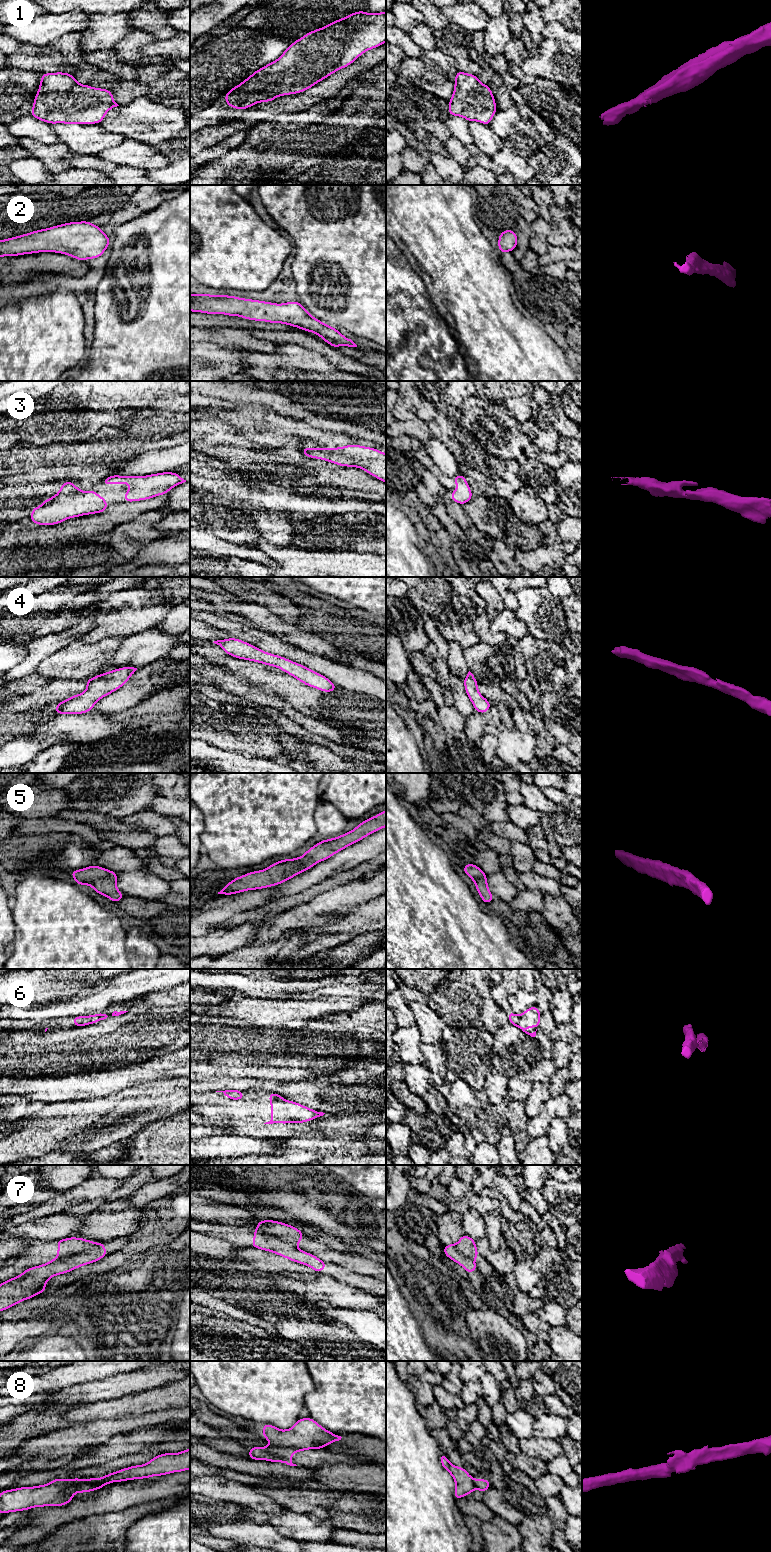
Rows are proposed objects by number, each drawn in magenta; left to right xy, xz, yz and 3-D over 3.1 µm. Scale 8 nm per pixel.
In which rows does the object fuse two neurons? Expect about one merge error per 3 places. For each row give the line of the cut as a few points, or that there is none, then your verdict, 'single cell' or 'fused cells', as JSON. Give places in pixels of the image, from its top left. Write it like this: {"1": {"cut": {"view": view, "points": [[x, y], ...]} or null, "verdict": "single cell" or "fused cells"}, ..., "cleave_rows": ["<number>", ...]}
{"1": {"cut": null, "verdict": "single cell"}, "2": {"cut": null, "verdict": "single cell"}, "3": {"cut": null, "verdict": "single cell"}, "4": {"cut": null, "verdict": "single cell"}, "5": {"cut": null, "verdict": "single cell"}, "6": {"cut": {"view": "xy", "points": [[83, 1016], [83, 1019], [76, 1026]]}, "verdict": "fused cells"}, "7": {"cut": {"view": "xz", "points": [[254, 1231], [281, 1237], [295, 1246]]}, "verdict": "fused cells"}, "8": {"cut": {"view": "xy", "points": [[103, 1480], [100, 1483], [82, 1483], [72, 1493]]}, "verdict": "fused cells"}, "cleave_rows": ["6", "7", "8"]}

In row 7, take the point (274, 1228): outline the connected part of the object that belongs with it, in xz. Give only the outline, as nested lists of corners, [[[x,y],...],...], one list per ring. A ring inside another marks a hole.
[[[259,1220],[253,1232],[282,1238],[293,1245],[298,1245],[303,1239],[303,1232],[289,1224],[275,1220]]]

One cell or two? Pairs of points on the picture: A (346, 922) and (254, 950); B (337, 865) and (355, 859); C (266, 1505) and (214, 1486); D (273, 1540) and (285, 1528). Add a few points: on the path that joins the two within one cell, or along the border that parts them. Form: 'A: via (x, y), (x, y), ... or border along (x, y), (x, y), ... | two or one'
A: via (329, 936), (317, 939), (303, 950), (279, 950) | one
B: via (341, 861), (351, 859) | one
C: via (253, 1496), (227, 1490) | one
D: border along (258, 1523), (270, 1523), (280, 1534), (302, 1540) | two

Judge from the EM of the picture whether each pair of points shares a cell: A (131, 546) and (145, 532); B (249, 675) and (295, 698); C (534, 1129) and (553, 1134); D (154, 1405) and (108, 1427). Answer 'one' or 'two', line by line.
A: one
B: one
C: one
D: two

